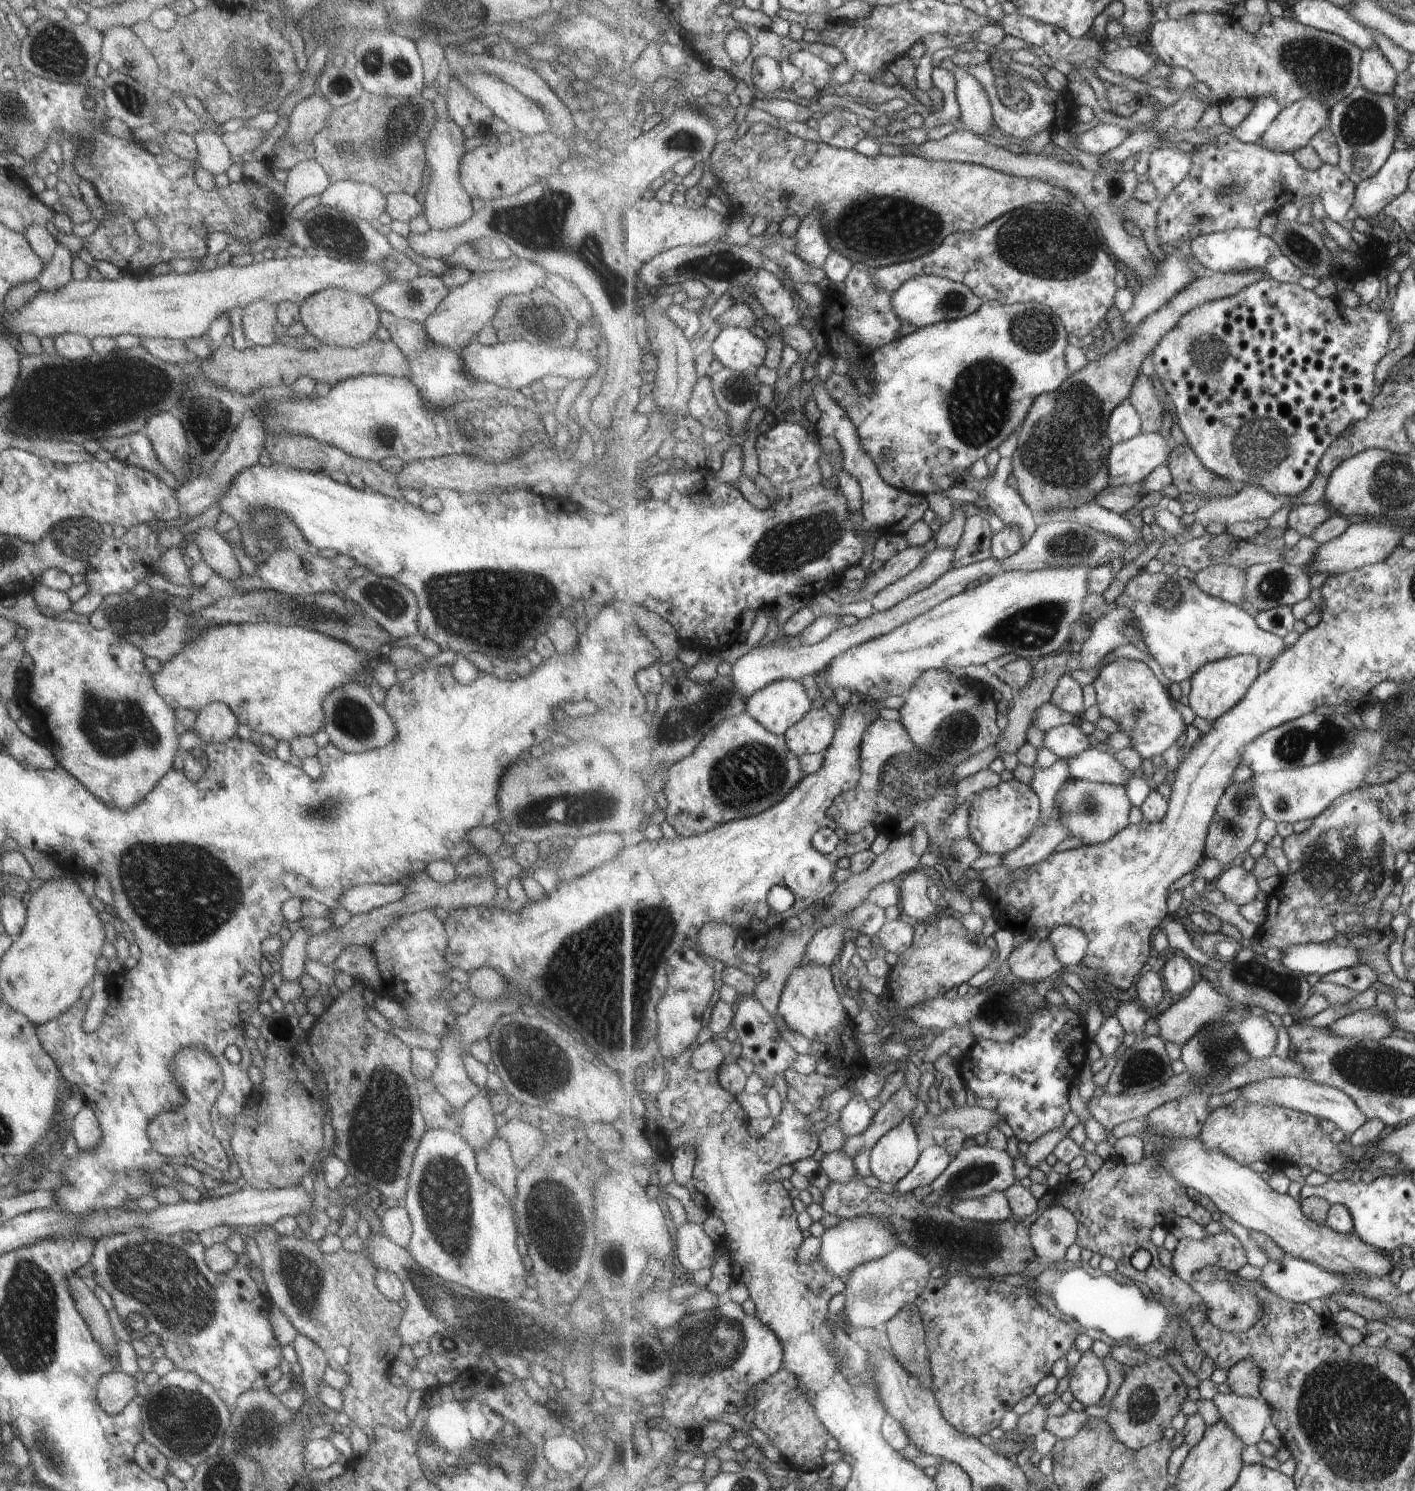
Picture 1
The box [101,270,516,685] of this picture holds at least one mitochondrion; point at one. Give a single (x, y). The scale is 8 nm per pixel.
(138, 618)

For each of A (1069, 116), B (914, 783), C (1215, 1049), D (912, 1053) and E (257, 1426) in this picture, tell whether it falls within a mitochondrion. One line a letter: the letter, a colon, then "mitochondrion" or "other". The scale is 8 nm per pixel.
A: other
B: mitochondrion
C: mitochondrion
D: other
E: mitochondrion

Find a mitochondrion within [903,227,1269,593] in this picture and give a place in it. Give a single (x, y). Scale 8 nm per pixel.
(1063, 450)

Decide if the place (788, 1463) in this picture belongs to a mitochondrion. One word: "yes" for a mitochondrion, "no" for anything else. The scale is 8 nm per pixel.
no

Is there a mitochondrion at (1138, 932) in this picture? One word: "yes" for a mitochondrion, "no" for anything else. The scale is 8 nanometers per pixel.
no

